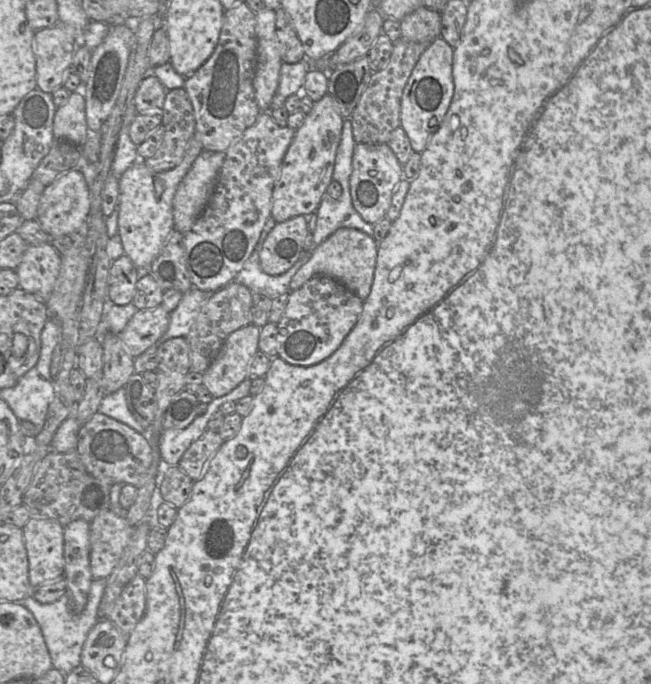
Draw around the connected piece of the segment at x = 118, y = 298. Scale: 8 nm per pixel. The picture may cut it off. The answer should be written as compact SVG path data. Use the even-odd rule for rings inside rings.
M125 254L112 261L108 276L108 302L115 305L131 303L141 272L148 271L140 271Z

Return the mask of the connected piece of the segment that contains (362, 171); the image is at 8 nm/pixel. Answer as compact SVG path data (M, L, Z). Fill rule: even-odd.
M355 144L350 193L352 204L363 220L375 224L385 218L393 193L403 179L403 171L403 165L387 144Z

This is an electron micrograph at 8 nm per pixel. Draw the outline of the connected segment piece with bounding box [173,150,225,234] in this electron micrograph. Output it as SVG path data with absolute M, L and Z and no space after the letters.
M203 150L180 182L173 199L174 228L186 234L206 208L225 153Z

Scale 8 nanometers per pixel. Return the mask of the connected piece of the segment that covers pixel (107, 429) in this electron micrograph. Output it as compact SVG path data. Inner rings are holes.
M99 412L80 426L76 451L88 473L110 485L128 483L140 488L150 477L161 476L159 447L151 448L147 433L139 433Z

